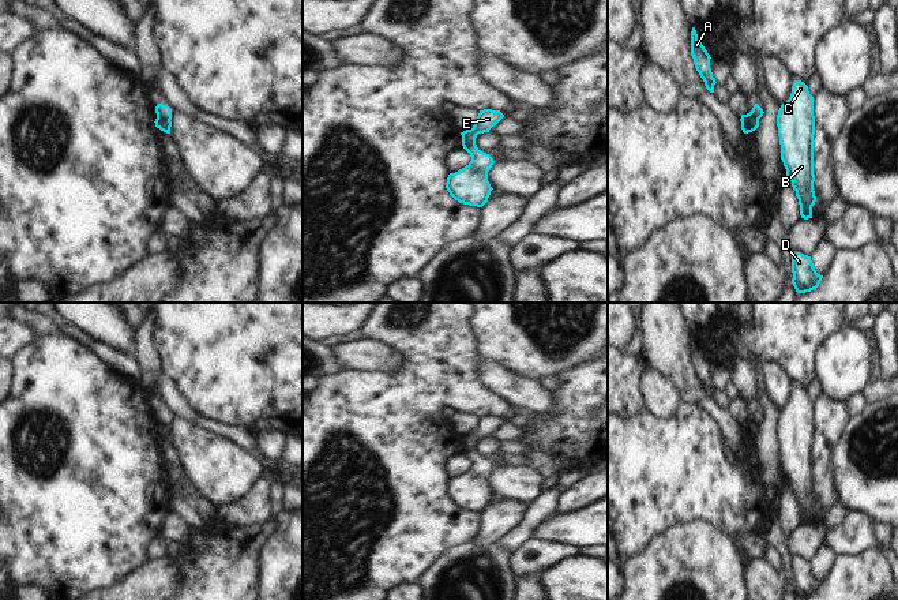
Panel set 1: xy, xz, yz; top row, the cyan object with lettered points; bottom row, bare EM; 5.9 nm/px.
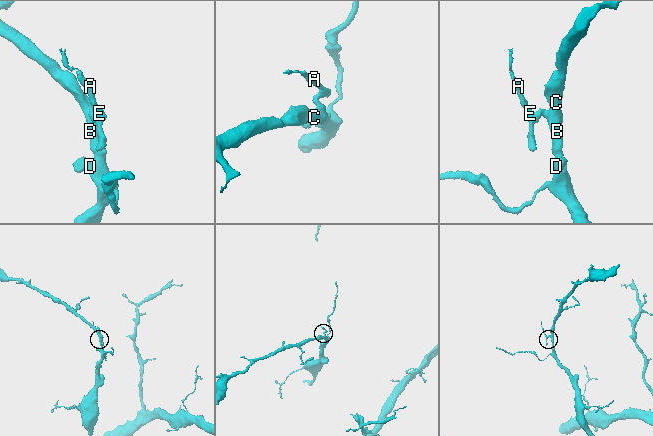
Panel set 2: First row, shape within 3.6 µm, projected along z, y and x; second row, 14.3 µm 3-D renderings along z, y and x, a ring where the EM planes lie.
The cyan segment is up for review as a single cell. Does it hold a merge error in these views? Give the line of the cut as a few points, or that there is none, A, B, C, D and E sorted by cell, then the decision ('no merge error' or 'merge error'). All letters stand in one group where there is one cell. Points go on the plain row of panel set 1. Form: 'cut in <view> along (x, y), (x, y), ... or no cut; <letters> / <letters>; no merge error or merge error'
cut in xy along (157, 422), (169, 426); A E / B C D; merge error

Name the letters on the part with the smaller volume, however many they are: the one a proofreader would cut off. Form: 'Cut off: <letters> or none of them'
Cut off: A, E

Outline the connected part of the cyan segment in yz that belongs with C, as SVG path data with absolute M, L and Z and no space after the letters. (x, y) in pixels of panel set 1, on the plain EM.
M794 386L789 405L781 410L777 420L777 432L781 450L781 465L786 483L792 487L800 510L800 521L812 524L812 511L816 507L814 496L814 402L808 391Z

